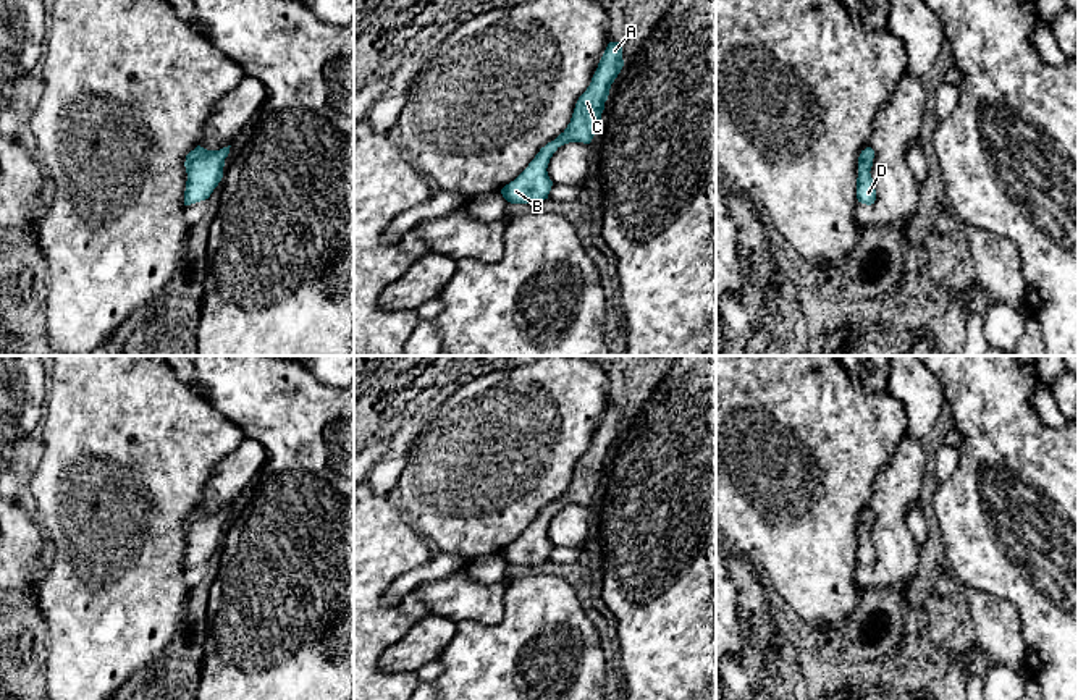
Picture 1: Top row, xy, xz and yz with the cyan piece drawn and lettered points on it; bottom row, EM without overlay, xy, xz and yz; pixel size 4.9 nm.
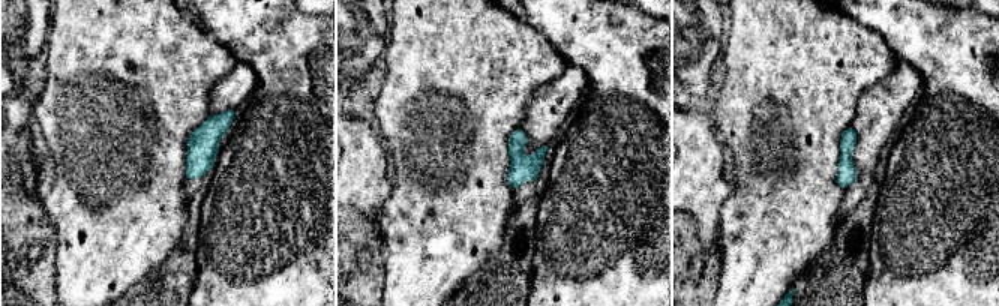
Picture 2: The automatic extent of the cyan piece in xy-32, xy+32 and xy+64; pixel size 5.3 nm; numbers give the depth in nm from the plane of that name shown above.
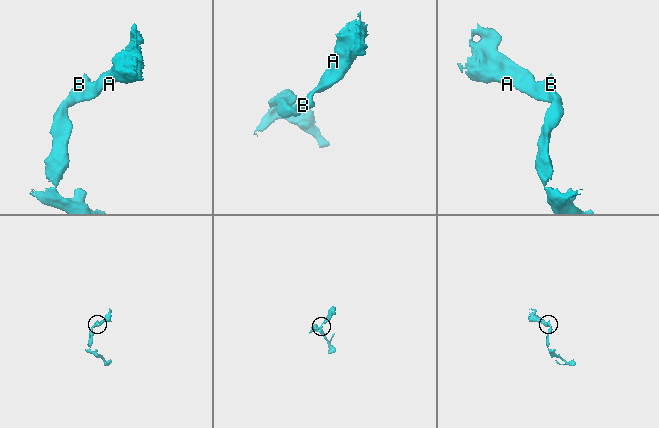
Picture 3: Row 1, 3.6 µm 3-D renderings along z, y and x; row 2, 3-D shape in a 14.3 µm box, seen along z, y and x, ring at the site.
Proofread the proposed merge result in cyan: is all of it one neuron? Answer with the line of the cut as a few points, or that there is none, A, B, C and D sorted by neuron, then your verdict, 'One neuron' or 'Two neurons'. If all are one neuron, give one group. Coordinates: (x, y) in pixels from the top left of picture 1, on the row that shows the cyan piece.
No split. Groups: A B C D. One neuron

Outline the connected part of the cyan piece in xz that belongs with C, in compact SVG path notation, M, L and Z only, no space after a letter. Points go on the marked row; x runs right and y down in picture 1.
M609 42L587 91L579 97L571 123L551 142L540 149L528 167L501 189L511 204L538 204L548 199L553 181L548 176L548 163L553 154L564 144L590 144L601 124L601 113L608 100L611 84L624 66L622 44Z

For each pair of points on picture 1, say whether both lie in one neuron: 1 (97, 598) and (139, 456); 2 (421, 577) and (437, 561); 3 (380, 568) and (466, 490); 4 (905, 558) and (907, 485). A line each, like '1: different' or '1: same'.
1: same
2: same
3: different
4: same

